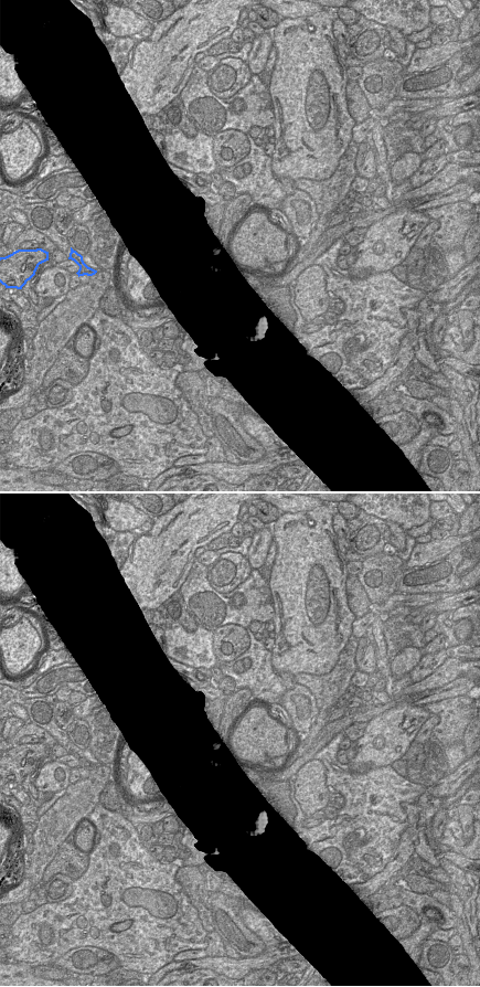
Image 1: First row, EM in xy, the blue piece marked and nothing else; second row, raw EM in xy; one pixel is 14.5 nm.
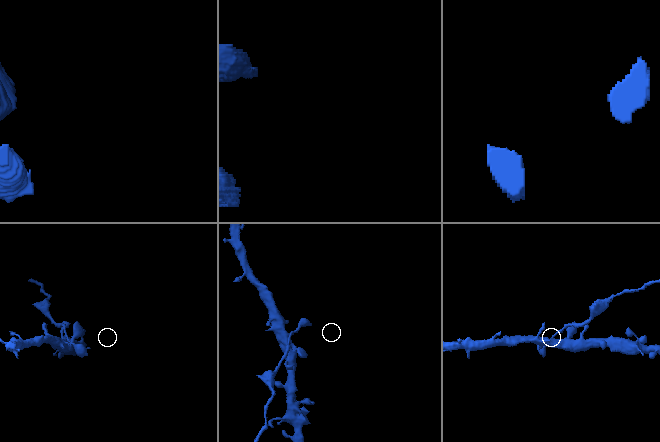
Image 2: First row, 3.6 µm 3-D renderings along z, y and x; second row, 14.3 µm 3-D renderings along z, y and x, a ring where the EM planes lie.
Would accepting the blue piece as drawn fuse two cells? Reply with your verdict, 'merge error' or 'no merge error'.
merge error

